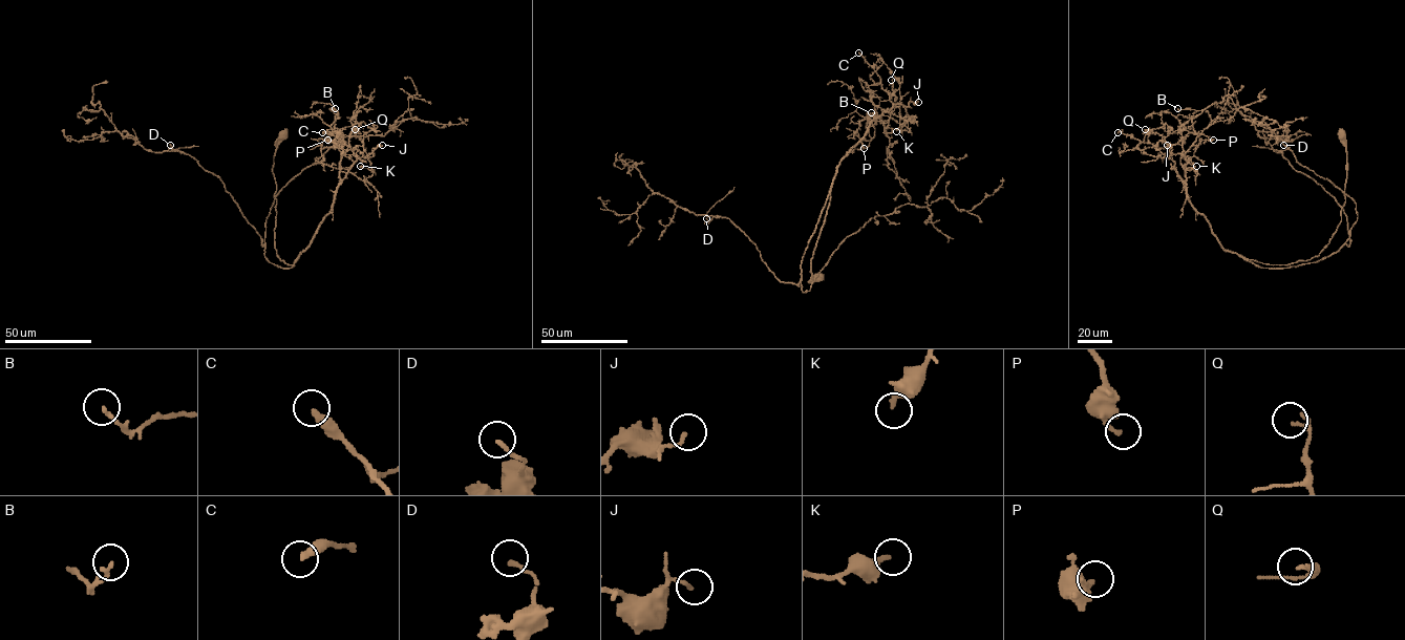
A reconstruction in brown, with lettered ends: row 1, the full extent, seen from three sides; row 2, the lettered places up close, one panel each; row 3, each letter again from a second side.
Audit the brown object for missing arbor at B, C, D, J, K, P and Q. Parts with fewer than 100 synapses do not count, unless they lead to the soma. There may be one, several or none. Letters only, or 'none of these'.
none of these

